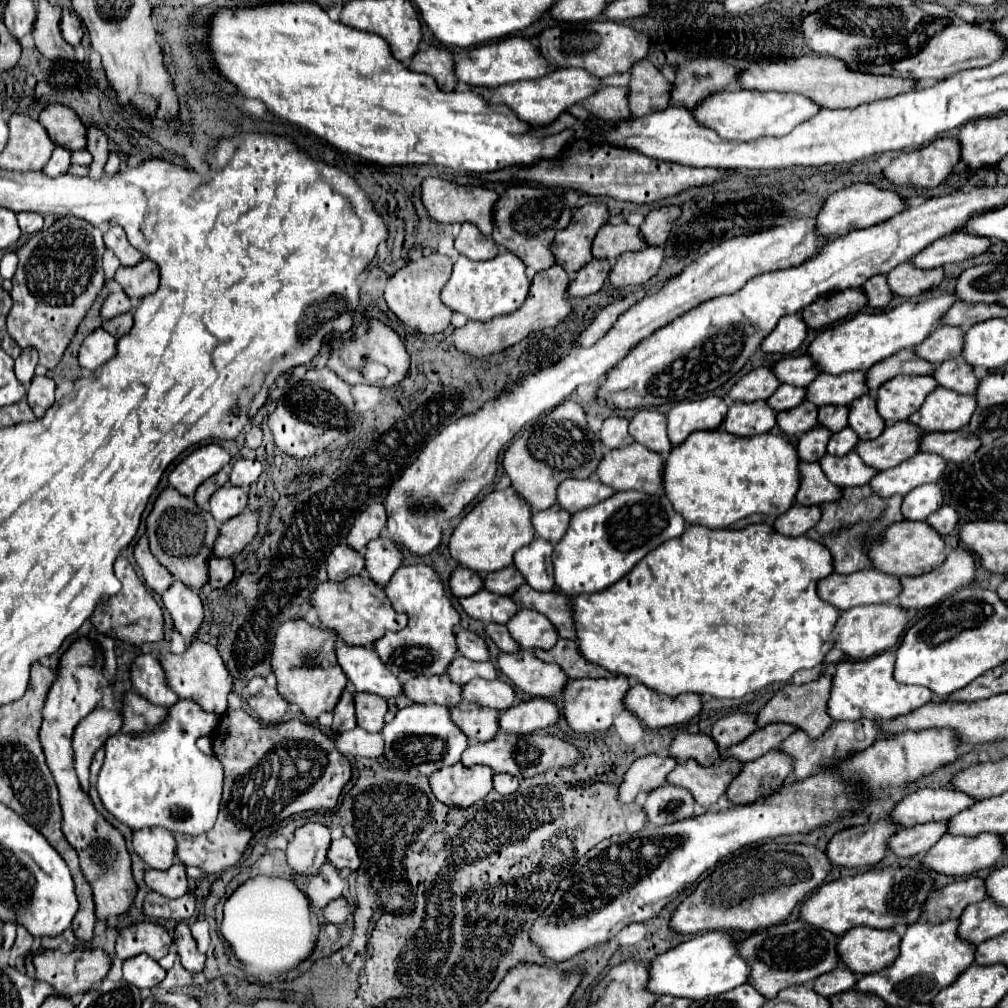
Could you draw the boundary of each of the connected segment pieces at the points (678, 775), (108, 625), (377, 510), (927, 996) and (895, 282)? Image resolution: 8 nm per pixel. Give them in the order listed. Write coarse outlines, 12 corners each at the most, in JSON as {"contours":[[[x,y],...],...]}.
{"contours":[[[724,757],[712,767],[678,763],[668,783],[686,787],[710,807],[726,793],[742,761]],[[118,557],[122,589],[92,625],[140,645],[164,639],[162,611],[134,567]],[[382,503],[368,505],[352,523],[346,541],[362,551],[386,527]],[[958,921],[914,923],[896,961],[852,987],[930,1003],[974,961]],[[902,263],[888,273],[890,289],[906,299],[938,287],[944,267]]]}

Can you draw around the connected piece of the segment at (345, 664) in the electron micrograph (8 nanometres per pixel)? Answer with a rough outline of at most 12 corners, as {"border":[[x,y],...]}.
{"border":[[336,647],[338,665],[356,687],[384,699],[402,693],[370,647]]}

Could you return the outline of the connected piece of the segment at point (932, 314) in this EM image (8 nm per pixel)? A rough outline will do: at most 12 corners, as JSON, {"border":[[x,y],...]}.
{"border":[[954,295],[856,313],[806,355],[820,373],[868,371],[918,345]]}

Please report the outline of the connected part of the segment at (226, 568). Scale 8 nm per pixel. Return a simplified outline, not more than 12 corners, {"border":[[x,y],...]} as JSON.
{"border":[[230,559],[208,561],[208,585],[226,587],[234,577]]}

